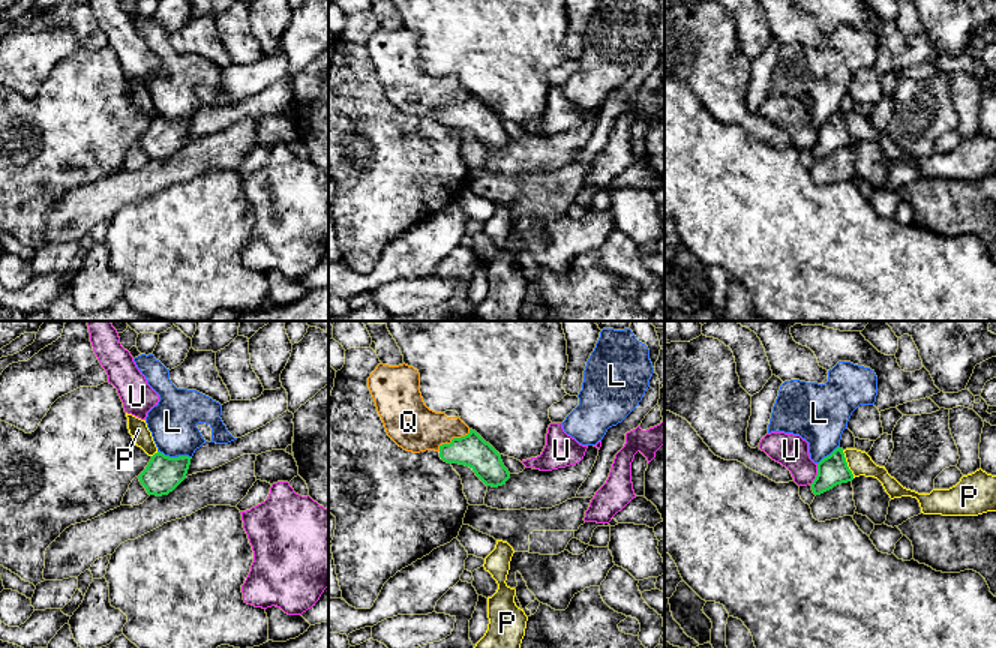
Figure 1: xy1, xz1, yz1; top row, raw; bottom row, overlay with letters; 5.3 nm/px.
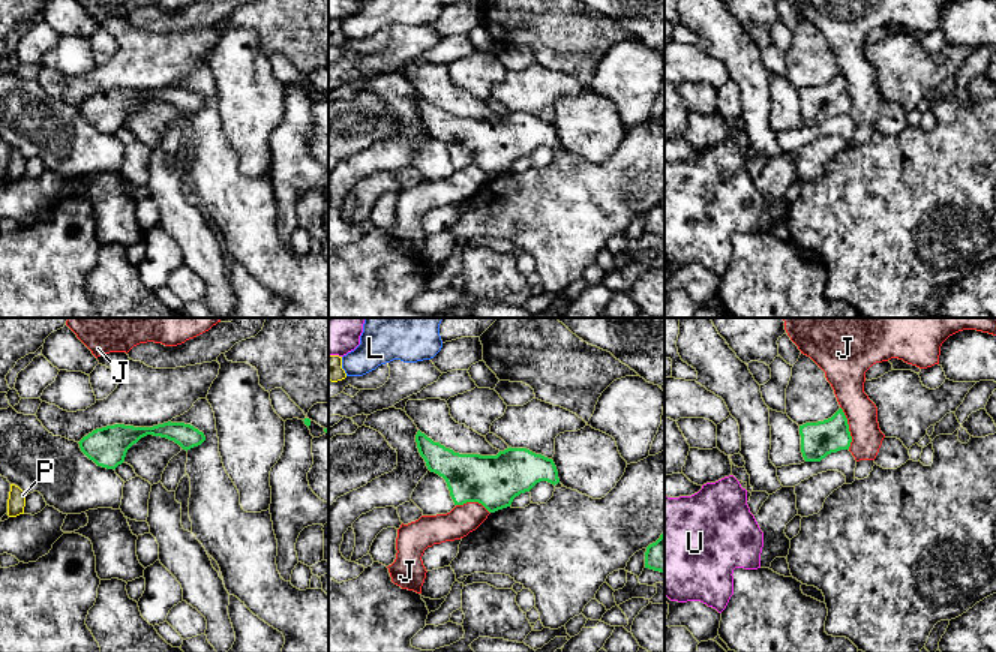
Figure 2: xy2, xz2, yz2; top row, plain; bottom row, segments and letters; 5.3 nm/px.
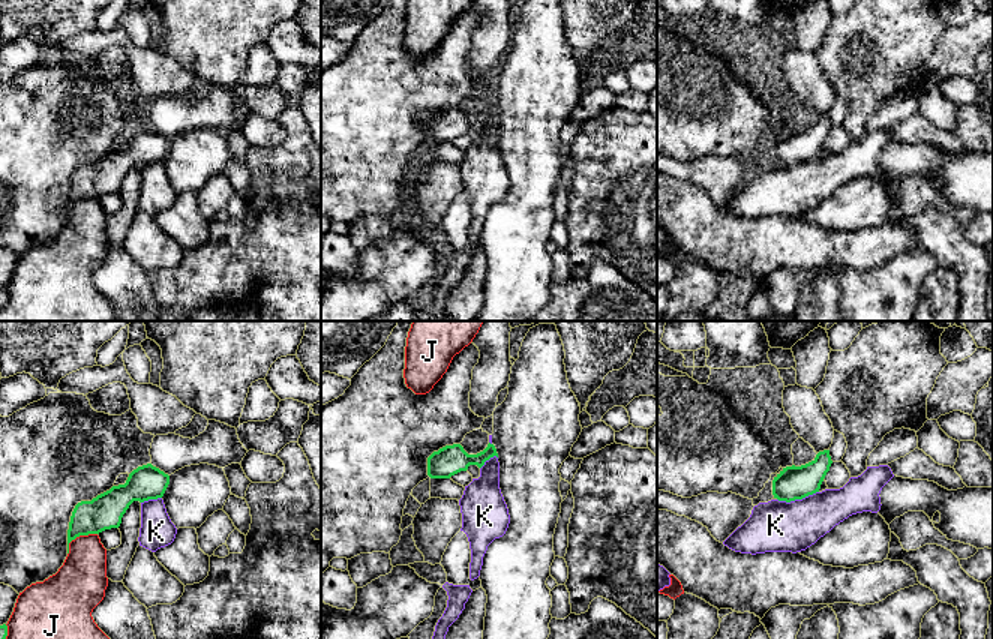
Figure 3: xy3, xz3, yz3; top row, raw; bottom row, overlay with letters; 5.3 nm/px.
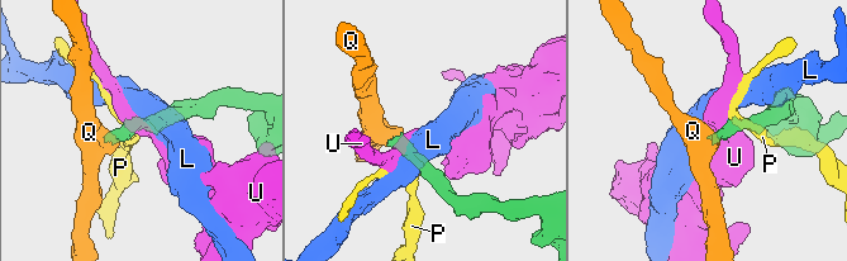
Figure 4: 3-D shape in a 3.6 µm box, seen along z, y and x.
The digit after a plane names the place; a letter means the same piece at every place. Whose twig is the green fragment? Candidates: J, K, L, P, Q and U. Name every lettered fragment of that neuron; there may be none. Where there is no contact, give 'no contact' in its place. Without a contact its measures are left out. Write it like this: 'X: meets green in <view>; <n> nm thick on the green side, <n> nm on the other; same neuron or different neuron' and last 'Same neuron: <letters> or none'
J: meets green in yz2; 190 nm thick on the green side, 180 nm on the other; different neuron
K: meets green in yz3; 180 nm thick on the green side, 280 nm on the other; different neuron
L: meets green in xy1; 200 nm thick on the green side, 260 nm on the other; different neuron
P: meets green in yz1; 160 nm thick on the green side, 120 nm on the other; different neuron
Q: meets green in xz1; 180 nm thick on the green side, 260 nm on the other; same neuron
U: meets green in yz1; 160 nm thick on the green side, 180 nm on the other; different neuron
Same neuron: Q

